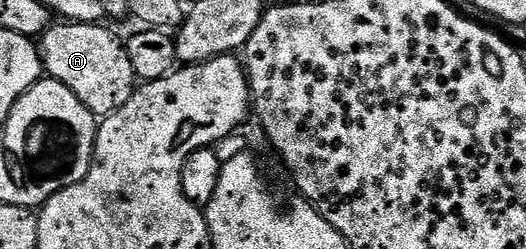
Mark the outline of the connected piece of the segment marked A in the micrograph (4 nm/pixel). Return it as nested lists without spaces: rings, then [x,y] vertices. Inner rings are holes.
[[[59,23],[52,24],[41,37],[41,56],[46,76],[52,81],[65,83],[85,107],[96,115],[115,113],[135,93],[137,78],[133,71],[133,63],[129,63],[129,55],[122,40],[118,41],[113,34],[99,23]]]

